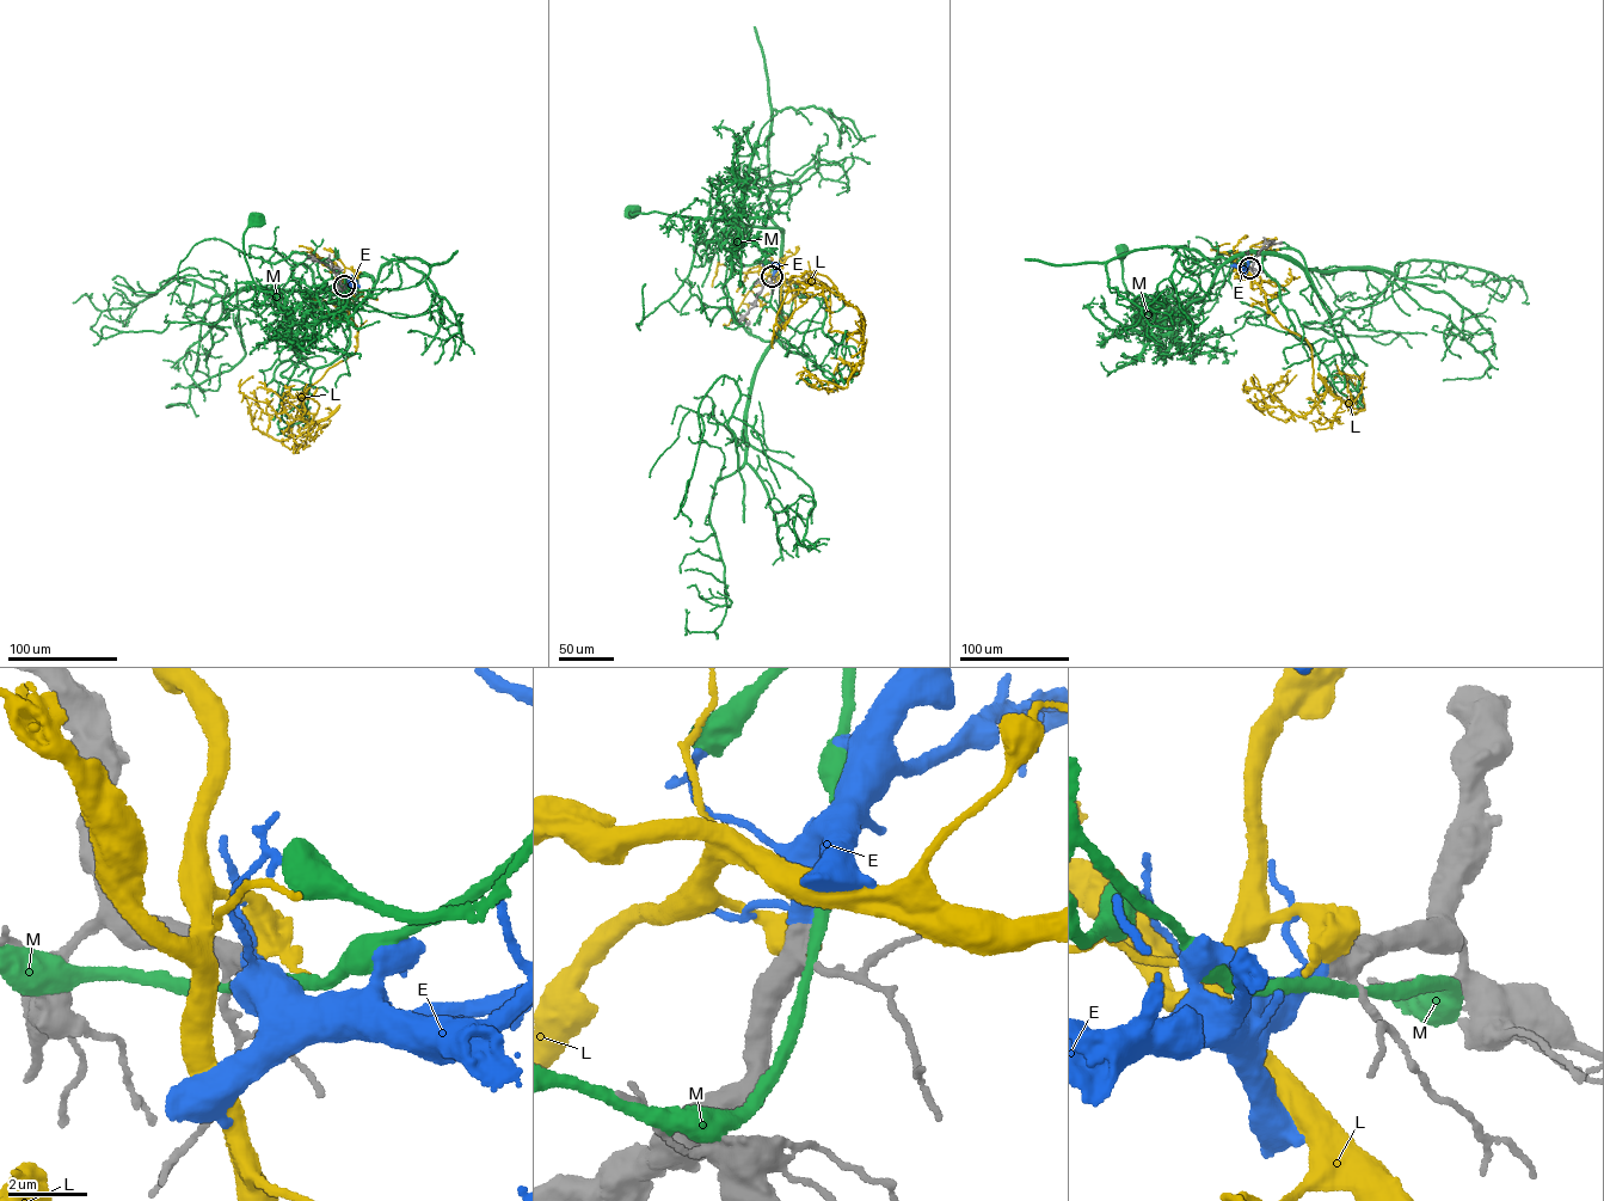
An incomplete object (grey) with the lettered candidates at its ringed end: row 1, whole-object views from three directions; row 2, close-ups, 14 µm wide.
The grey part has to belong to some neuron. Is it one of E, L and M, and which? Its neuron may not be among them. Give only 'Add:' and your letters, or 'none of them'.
Add: E

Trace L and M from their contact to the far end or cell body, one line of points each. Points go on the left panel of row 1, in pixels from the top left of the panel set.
L: (344, 285), (357, 342), (307, 388), (301, 412), (318, 422), (315, 437), (302, 420), (239, 392), (252, 377)
M: (344, 286), (374, 280), (362, 301), (319, 302), (295, 320), (258, 288), (245, 259), (244, 233), (258, 219)

